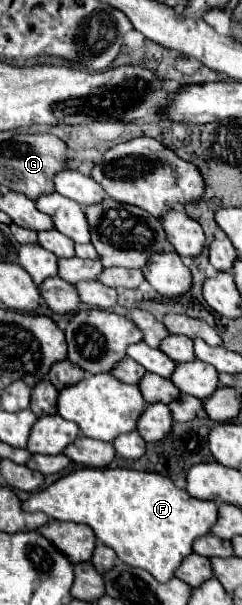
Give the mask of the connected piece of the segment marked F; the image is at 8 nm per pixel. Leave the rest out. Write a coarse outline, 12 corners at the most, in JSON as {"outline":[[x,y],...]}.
{"outline":[[85,467],[21,503],[169,581],[217,521],[159,473]]}

